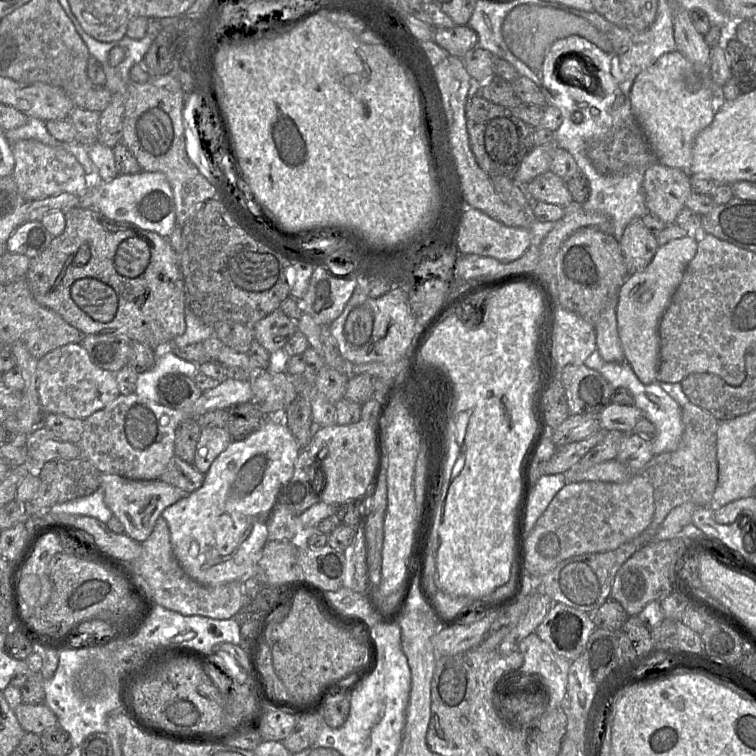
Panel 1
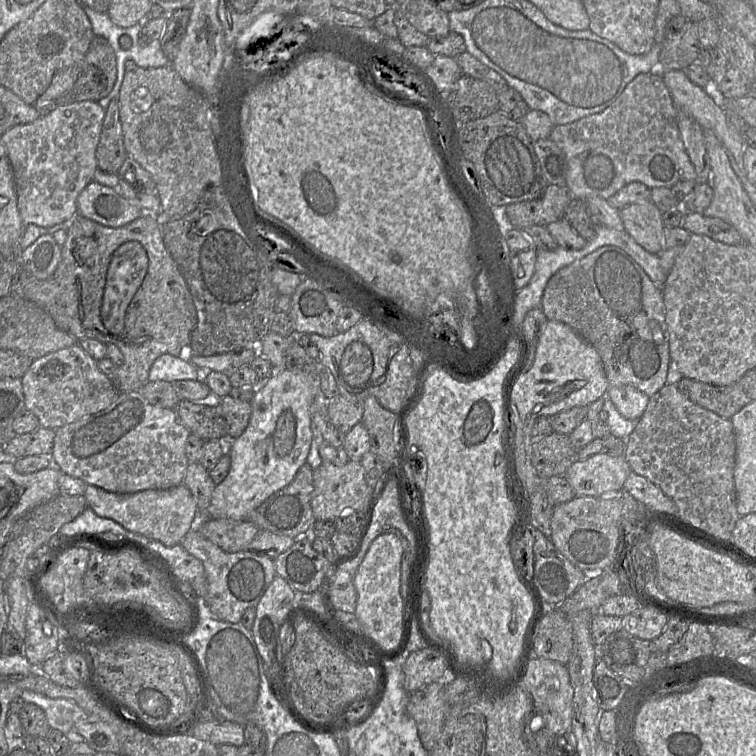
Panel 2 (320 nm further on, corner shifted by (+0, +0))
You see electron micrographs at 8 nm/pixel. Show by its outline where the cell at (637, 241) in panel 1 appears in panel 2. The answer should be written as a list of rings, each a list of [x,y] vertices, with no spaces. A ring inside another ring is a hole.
[[[651,201],[635,202],[619,209],[624,229],[645,250],[659,254],[663,250],[662,212]]]

